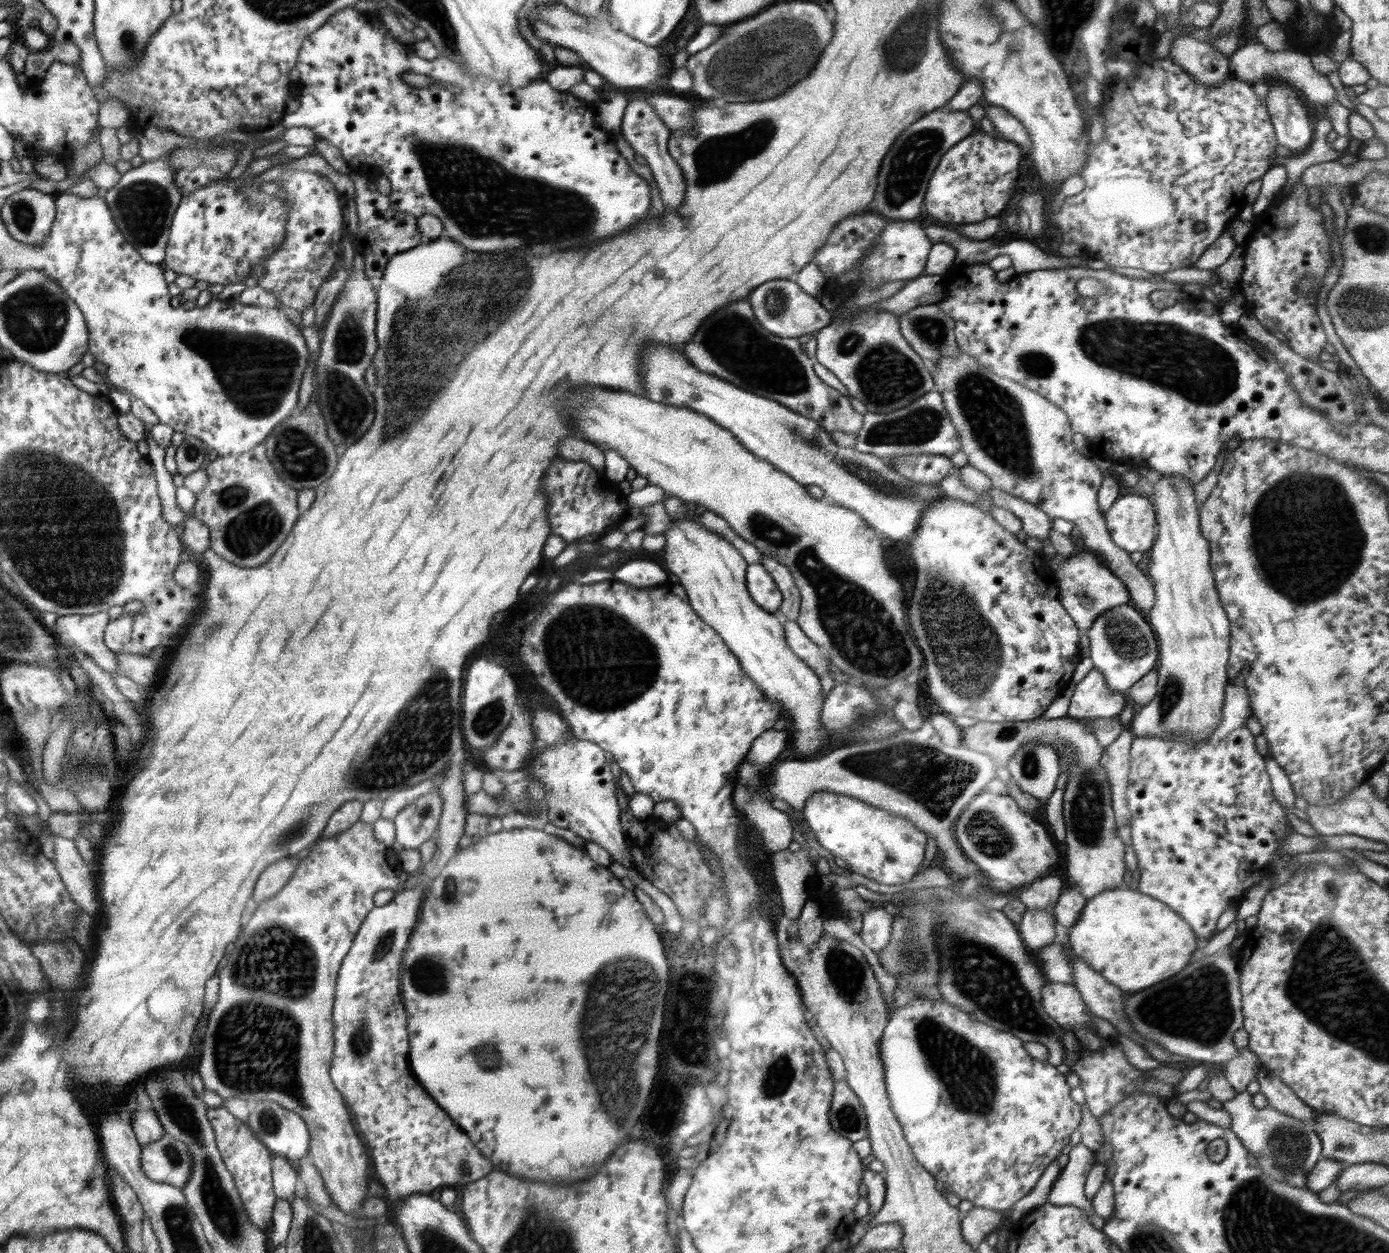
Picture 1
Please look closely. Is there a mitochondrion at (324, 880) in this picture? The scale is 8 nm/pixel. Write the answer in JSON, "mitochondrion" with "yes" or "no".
{"mitochondrion":"no"}

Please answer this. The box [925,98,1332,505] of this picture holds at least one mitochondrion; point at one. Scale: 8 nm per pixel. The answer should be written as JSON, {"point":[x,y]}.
{"point":[1168,354]}

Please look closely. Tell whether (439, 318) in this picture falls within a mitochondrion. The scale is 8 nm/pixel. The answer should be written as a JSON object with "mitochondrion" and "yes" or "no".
{"mitochondrion":"yes"}

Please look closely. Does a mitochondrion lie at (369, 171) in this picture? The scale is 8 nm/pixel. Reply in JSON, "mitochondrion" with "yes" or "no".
{"mitochondrion":"no"}

